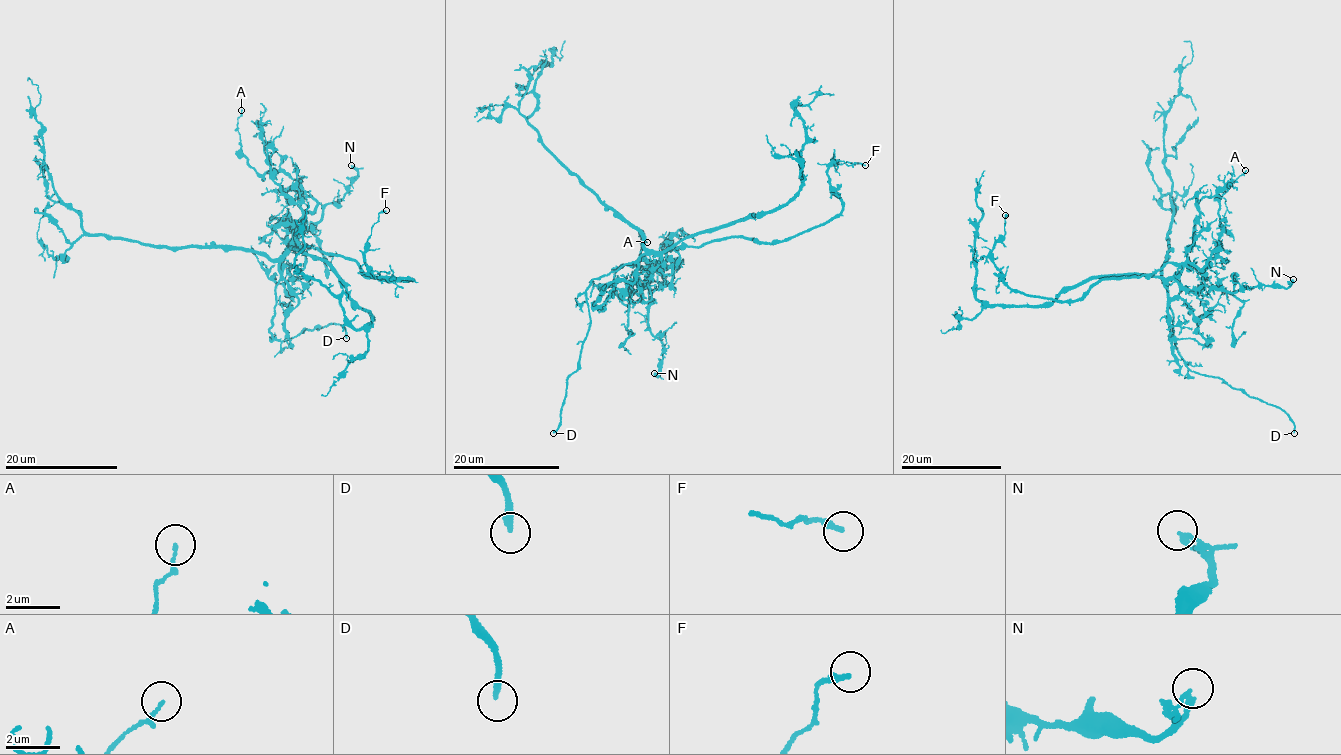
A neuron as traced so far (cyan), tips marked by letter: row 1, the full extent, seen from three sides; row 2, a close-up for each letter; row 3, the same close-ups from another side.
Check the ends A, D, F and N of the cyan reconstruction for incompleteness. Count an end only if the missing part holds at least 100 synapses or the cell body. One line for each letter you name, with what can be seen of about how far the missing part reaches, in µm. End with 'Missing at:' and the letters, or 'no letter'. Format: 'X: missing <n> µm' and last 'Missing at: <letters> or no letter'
D: missing 60 µm
Missing at: D

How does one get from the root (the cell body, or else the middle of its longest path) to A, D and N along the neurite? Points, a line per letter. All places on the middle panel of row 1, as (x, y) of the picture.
A: (662, 251), (662, 260), (674, 270), (675, 289), (666, 284), (642, 257), (642, 235), (647, 242)
D: (662, 251), (644, 254), (590, 281), (585, 296), (589, 330), (579, 369), (567, 380), (560, 421), (553, 433)
N: (662, 251), (662, 260), (646, 286), (650, 293), (649, 327), (664, 348), (661, 371), (656, 376), (654, 373)

